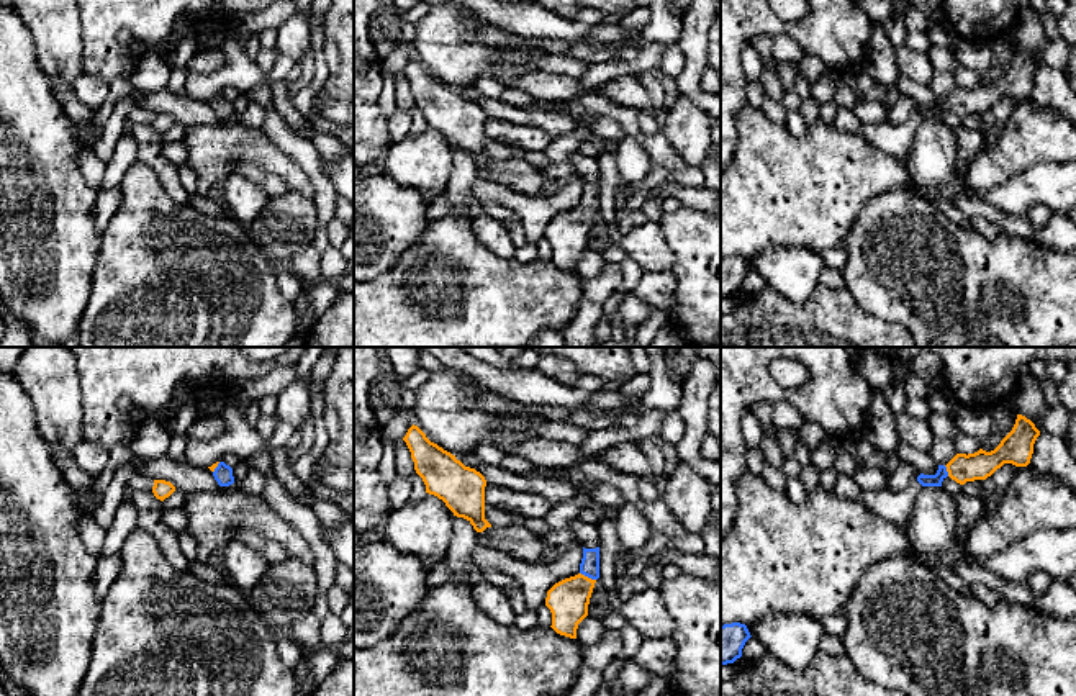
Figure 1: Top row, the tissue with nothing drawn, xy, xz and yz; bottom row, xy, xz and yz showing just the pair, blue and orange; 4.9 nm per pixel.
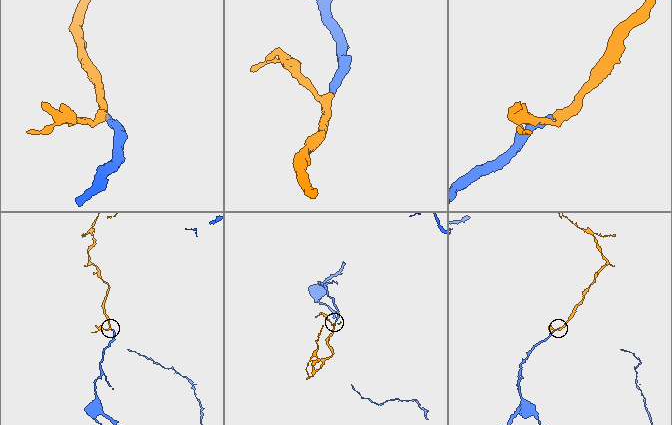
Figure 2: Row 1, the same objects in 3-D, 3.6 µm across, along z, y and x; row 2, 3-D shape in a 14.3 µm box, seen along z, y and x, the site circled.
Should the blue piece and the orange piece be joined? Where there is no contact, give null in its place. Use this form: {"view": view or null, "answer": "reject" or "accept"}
{"view": "xz", "answer": "accept"}

